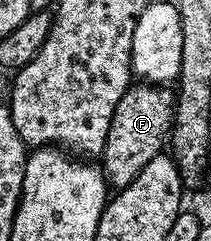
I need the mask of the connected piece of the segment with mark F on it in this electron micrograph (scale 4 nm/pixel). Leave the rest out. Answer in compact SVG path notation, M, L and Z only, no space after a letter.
M132 84L128 86L125 96L117 100L117 108L109 124L109 136L101 155L101 169L112 187L127 186L139 175L141 168L145 168L145 164L153 160L153 156L164 153L177 101L176 95L167 90L170 89L159 84Z

